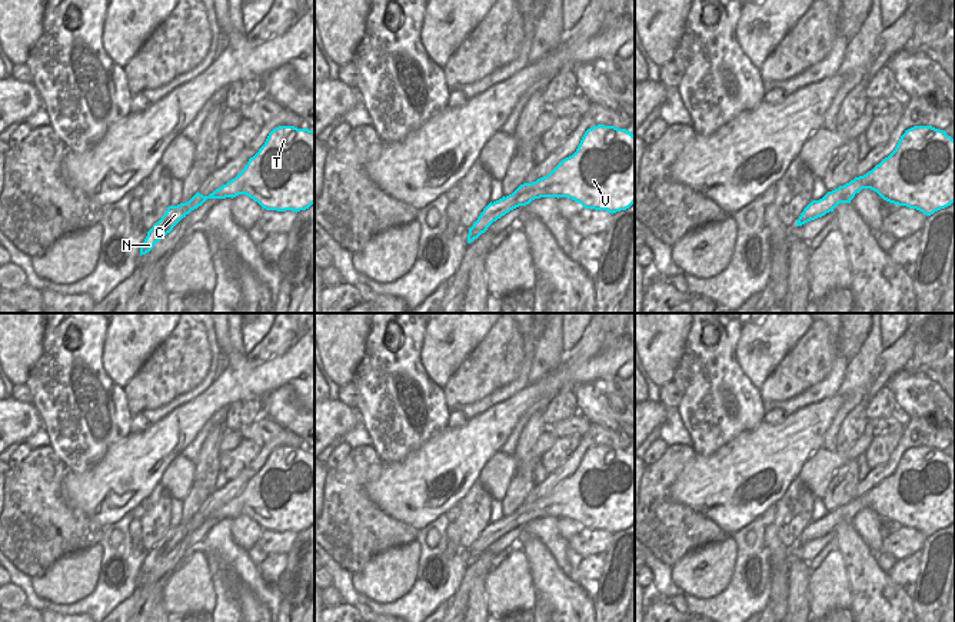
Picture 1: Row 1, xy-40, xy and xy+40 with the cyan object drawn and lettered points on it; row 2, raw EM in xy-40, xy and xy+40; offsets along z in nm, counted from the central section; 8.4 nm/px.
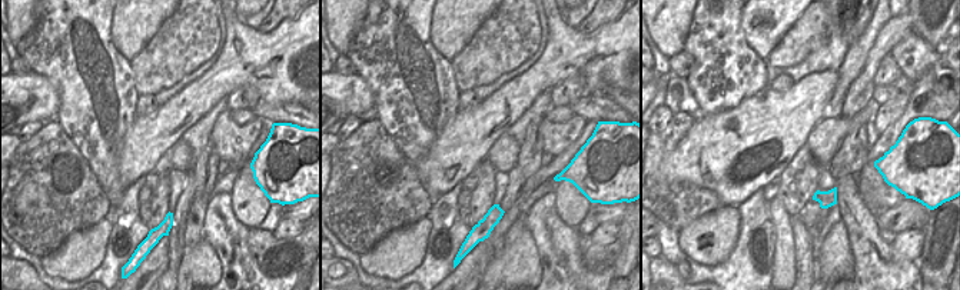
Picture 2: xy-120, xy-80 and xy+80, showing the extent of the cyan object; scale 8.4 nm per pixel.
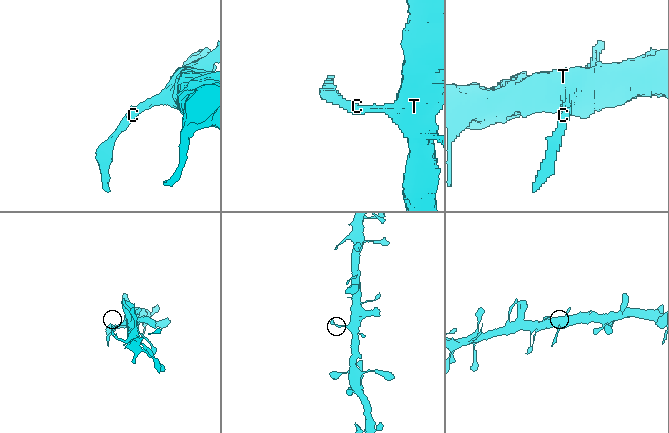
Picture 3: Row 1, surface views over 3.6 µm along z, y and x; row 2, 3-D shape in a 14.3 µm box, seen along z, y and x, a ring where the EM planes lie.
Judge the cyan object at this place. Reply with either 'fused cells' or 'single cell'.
single cell

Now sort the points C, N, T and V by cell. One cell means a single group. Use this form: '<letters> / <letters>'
C N T V

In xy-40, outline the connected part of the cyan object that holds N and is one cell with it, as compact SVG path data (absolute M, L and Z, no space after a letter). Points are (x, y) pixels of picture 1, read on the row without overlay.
M295 446L273 449L259 472L230 502L209 516L199 512L186 523L169 526L147 552L140 576L149 573L173 548L207 519L246 515L266 530L300 532L315 523L315 452Z

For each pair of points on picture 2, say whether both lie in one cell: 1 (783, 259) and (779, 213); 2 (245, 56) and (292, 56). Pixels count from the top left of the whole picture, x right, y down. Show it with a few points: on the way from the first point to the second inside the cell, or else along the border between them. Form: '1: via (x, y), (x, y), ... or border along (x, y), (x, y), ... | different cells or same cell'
1: via (783, 247), (783, 224) | same cell
2: via (256, 56), (281, 54) | same cell

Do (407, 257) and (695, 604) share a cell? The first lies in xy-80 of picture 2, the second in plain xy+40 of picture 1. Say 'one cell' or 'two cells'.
two cells

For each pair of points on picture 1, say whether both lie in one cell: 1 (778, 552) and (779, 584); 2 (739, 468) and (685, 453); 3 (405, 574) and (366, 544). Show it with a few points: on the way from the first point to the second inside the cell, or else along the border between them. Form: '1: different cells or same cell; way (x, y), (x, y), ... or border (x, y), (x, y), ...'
1: same cell; way (779, 559), (779, 576)
2: different cells; border (696, 455), (688, 462), (674, 484)
3: different cells; border (411, 541), (376, 554), (359, 571), (352, 572)

